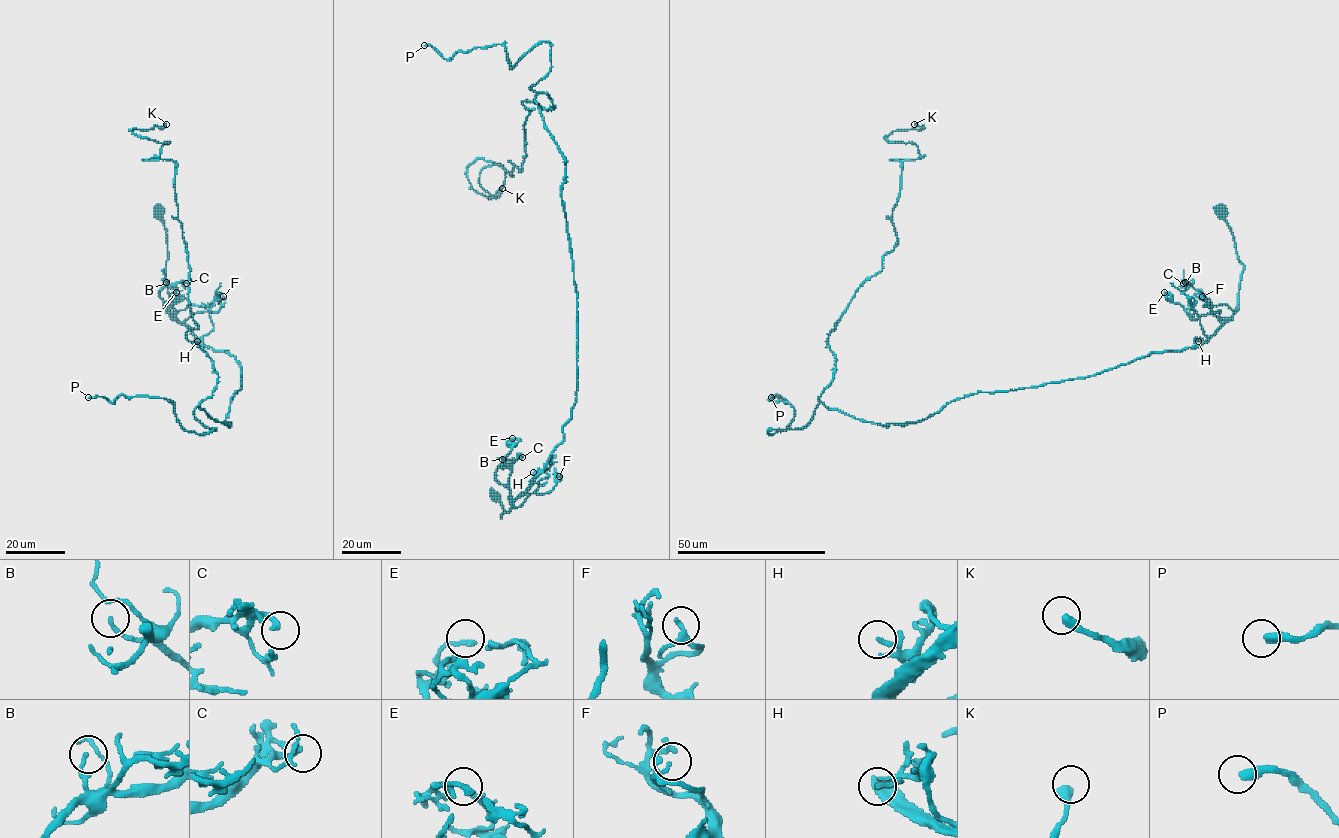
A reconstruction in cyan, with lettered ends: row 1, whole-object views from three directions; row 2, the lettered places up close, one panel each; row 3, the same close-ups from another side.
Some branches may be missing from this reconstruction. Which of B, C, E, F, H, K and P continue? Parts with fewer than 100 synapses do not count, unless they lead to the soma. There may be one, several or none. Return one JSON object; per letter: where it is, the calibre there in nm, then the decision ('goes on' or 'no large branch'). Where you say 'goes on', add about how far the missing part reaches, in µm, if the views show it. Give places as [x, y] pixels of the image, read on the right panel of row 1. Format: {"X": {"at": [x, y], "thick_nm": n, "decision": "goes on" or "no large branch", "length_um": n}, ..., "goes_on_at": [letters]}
{"B": {"at": [1185, 282], "thick_nm": 130, "decision": "no large branch"}, "C": {"at": [1183, 283], "thick_nm": 200, "decision": "no large branch"}, "E": {"at": [1164, 292], "thick_nm": 150, "decision": "no large branch"}, "F": {"at": [1202, 296], "thick_nm": 130, "decision": "no large branch"}, "H": {"at": [1198, 341], "thick_nm": 110, "decision": "no large branch"}, "K": {"at": [914, 124], "thick_nm": 400, "decision": "no large branch"}, "P": {"at": [771, 397], "thick_nm": 360, "decision": "goes on", "length_um": 80}, "goes_on_at": ["P"]}

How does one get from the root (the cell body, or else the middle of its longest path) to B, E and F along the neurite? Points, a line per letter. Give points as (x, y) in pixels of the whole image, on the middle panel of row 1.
B: (495, 496), (503, 507), (501, 517), (510, 509), (512, 502), (510, 490), (495, 479), (495, 471), (502, 459)
E: (495, 496), (503, 507), (501, 517), (512, 502), (512, 470), (504, 459), (513, 446), (507, 445), (512, 438)
F: (495, 496), (503, 507), (501, 517), (521, 494), (547, 494), (557, 483), (555, 477), (559, 476)

